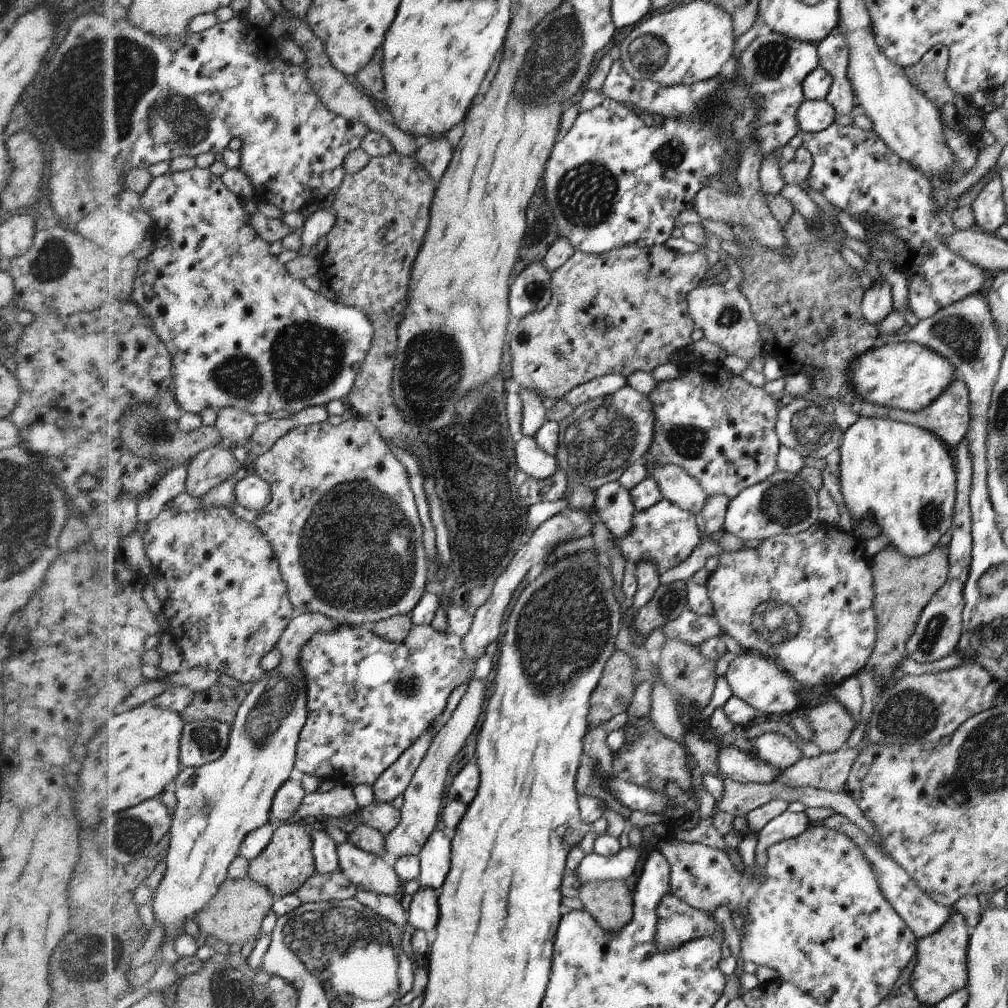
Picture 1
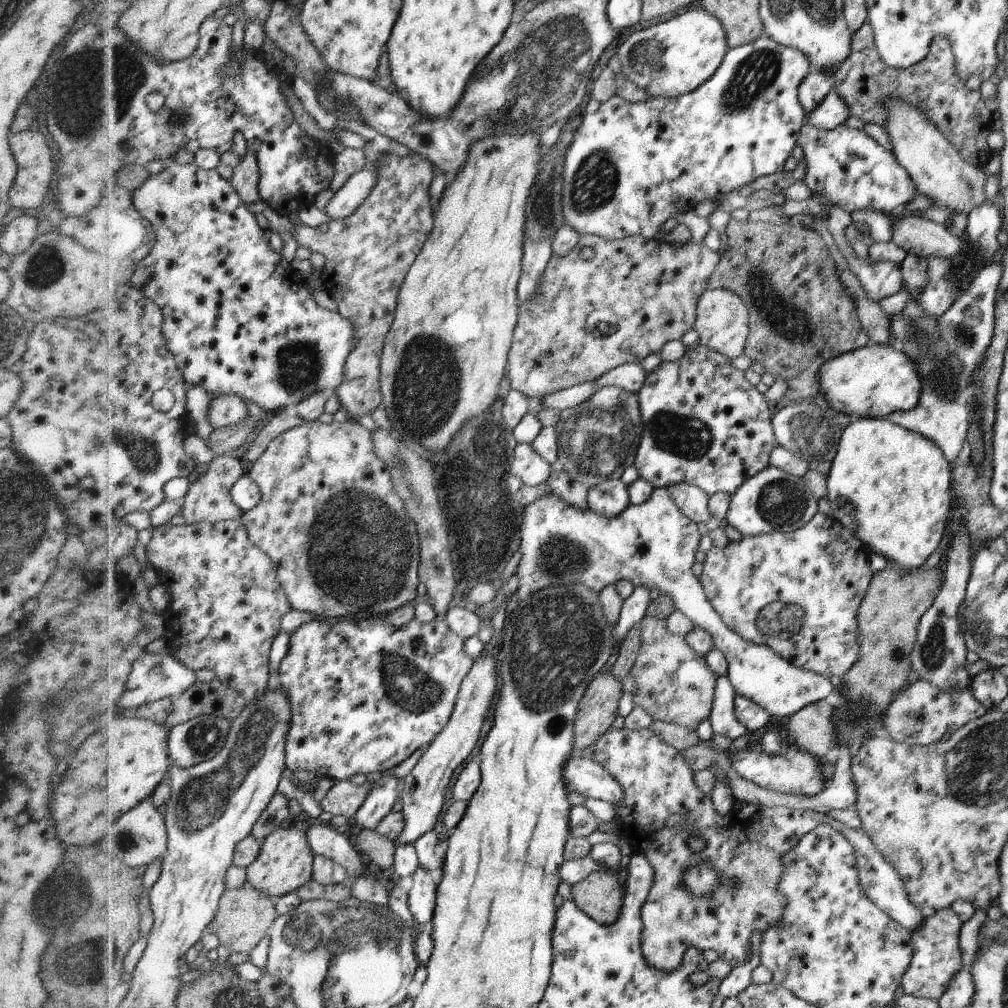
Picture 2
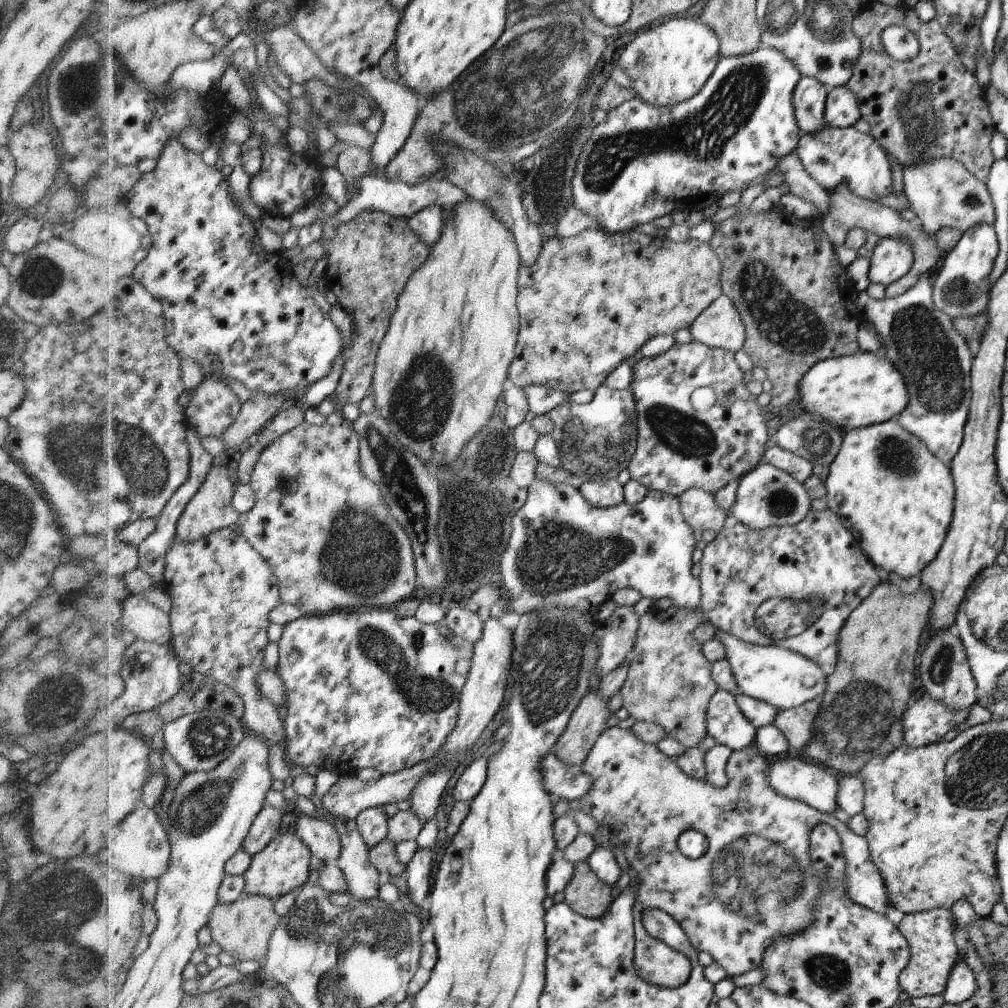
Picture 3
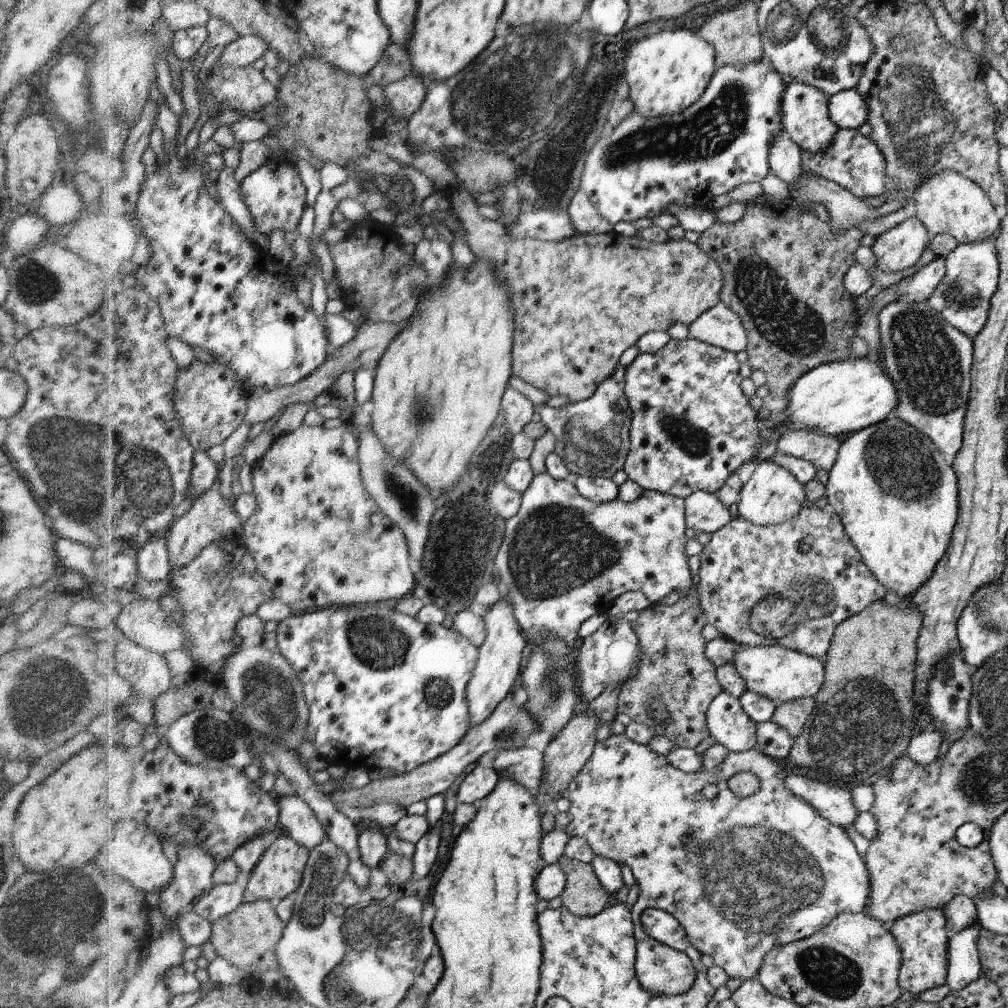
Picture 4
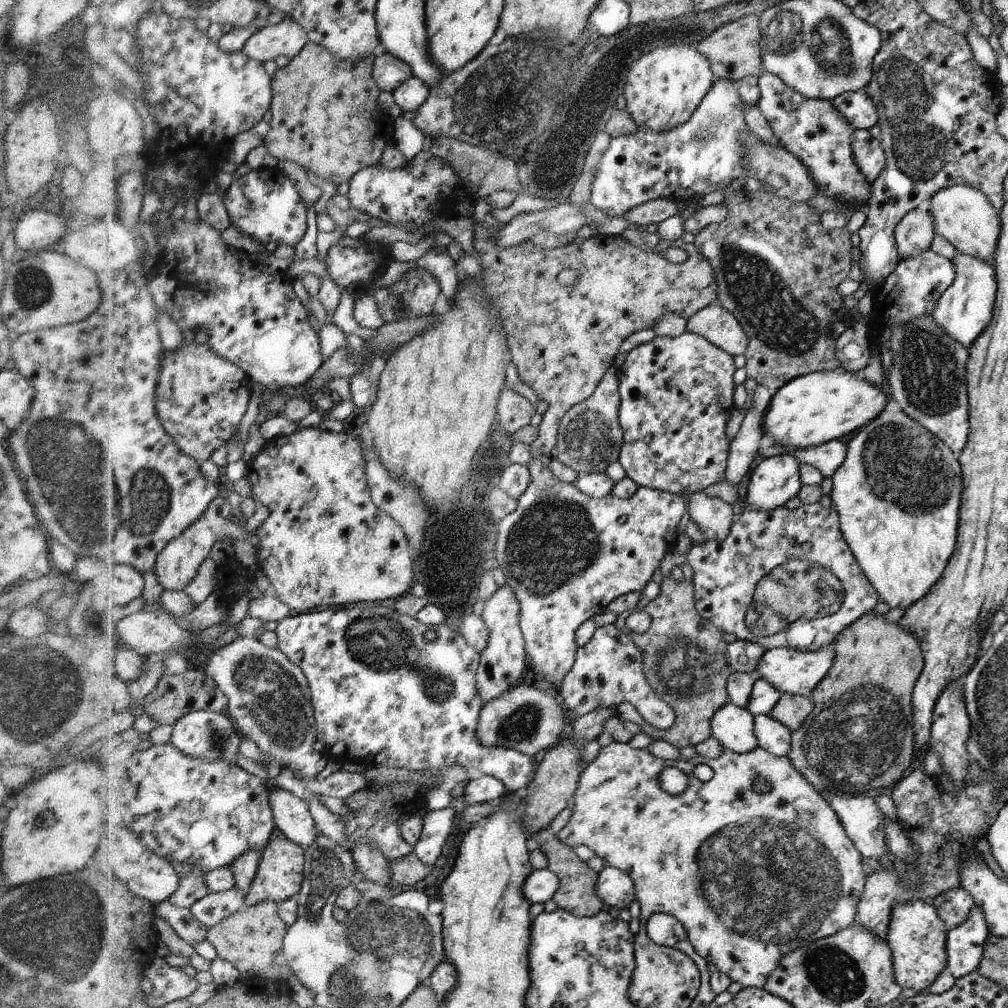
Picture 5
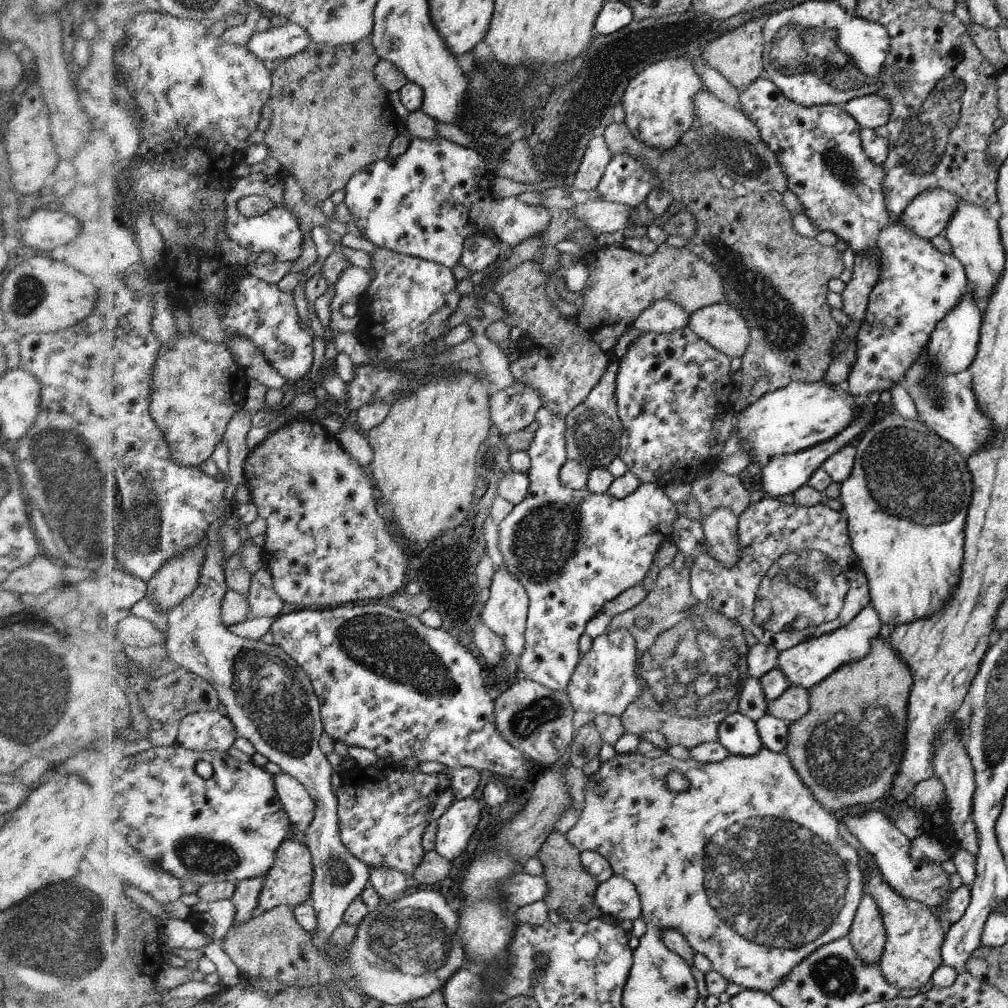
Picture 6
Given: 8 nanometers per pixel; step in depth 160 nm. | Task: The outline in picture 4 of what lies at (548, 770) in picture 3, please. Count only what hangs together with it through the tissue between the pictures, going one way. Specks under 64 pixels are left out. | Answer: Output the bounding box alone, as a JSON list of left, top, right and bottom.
[495,747,543,792]

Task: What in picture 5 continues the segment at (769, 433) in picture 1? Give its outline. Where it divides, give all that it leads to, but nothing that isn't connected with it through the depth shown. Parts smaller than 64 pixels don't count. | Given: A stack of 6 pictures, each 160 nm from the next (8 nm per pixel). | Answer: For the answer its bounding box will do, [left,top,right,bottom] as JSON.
[618,331,736,494]

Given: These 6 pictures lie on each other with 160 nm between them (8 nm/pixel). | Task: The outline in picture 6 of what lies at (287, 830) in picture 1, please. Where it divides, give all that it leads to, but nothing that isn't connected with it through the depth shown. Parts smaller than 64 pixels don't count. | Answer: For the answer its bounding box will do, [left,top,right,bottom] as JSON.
[260,839,315,912]

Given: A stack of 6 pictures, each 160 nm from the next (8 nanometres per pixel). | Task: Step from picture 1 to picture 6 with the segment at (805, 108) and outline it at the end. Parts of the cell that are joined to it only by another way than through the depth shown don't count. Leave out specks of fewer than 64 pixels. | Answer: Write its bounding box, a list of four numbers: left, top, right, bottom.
[843,93,891,129]

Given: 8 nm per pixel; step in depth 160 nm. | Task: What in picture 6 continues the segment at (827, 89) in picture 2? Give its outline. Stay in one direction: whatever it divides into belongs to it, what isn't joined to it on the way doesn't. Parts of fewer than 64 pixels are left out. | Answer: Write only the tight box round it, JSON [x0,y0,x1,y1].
[739,76,970,396]

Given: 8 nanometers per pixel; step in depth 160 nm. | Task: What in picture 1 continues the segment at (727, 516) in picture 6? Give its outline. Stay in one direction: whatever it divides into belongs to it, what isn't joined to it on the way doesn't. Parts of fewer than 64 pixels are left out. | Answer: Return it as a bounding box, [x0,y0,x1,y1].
[648,464,706,514]

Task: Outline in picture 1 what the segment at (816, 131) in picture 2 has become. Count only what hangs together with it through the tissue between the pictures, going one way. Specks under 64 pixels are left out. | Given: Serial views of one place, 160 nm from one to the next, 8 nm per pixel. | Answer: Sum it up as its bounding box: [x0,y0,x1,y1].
[799,123,984,320]

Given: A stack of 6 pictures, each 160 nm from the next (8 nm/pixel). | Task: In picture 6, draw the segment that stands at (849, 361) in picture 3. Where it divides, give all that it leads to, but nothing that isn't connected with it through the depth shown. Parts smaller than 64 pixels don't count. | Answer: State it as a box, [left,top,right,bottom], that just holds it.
[735,380,860,461]

